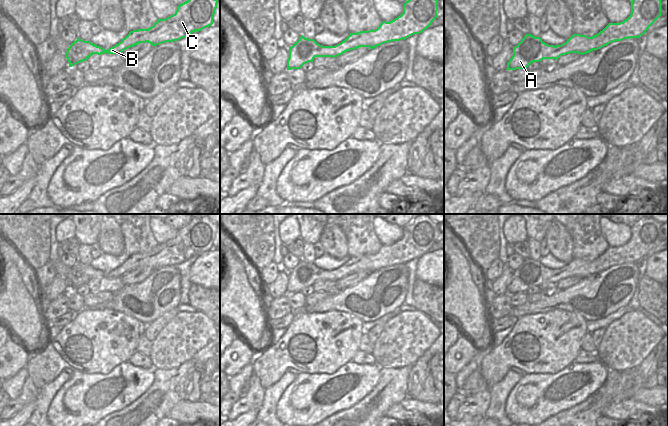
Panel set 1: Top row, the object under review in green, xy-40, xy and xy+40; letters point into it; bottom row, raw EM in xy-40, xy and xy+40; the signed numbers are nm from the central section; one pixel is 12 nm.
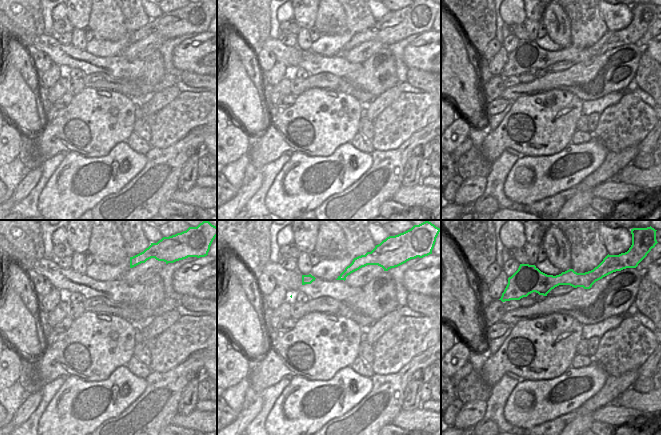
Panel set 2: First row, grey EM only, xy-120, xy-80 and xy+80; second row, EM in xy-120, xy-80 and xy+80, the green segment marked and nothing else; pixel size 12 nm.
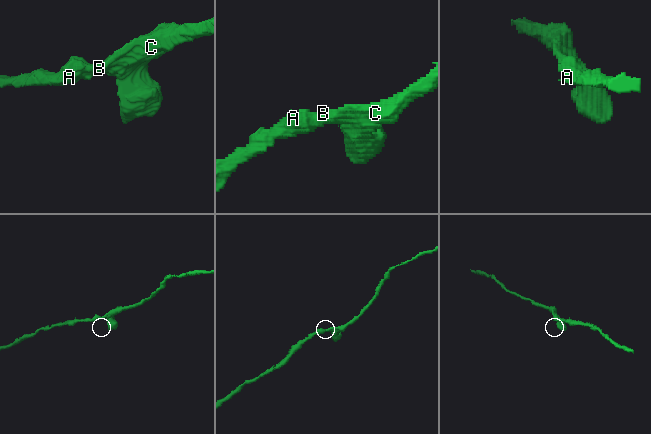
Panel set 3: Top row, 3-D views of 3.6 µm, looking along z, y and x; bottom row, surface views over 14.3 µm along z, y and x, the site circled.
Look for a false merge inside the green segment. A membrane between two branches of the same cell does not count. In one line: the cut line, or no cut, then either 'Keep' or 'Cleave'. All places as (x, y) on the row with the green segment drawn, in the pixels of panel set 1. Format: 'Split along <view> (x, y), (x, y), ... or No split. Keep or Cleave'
No split. Keep.

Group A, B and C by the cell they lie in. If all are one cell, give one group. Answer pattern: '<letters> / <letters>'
A B C

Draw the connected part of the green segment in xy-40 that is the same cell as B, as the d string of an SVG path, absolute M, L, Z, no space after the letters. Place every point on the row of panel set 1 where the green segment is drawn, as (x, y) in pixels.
M188 0L177 6L173 15L158 19L148 29L130 31L121 42L107 50L90 41L77 38L66 52L69 67L86 61L93 54L121 54L139 43L148 42L154 47L186 38L191 33L199 32L213 24L217 4L218 0Z

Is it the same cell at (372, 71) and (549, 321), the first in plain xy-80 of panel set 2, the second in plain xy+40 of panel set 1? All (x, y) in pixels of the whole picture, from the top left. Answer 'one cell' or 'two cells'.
two cells

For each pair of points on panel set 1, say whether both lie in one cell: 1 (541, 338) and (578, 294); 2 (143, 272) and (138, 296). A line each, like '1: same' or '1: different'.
1: different
2: different

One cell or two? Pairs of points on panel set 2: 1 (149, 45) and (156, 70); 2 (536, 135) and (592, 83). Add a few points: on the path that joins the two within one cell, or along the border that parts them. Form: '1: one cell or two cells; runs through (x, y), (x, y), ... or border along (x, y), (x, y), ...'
1: two cells; border along (157, 49), (143, 59)
2: two cells; border along (555, 88), (568, 90), (583, 101)

